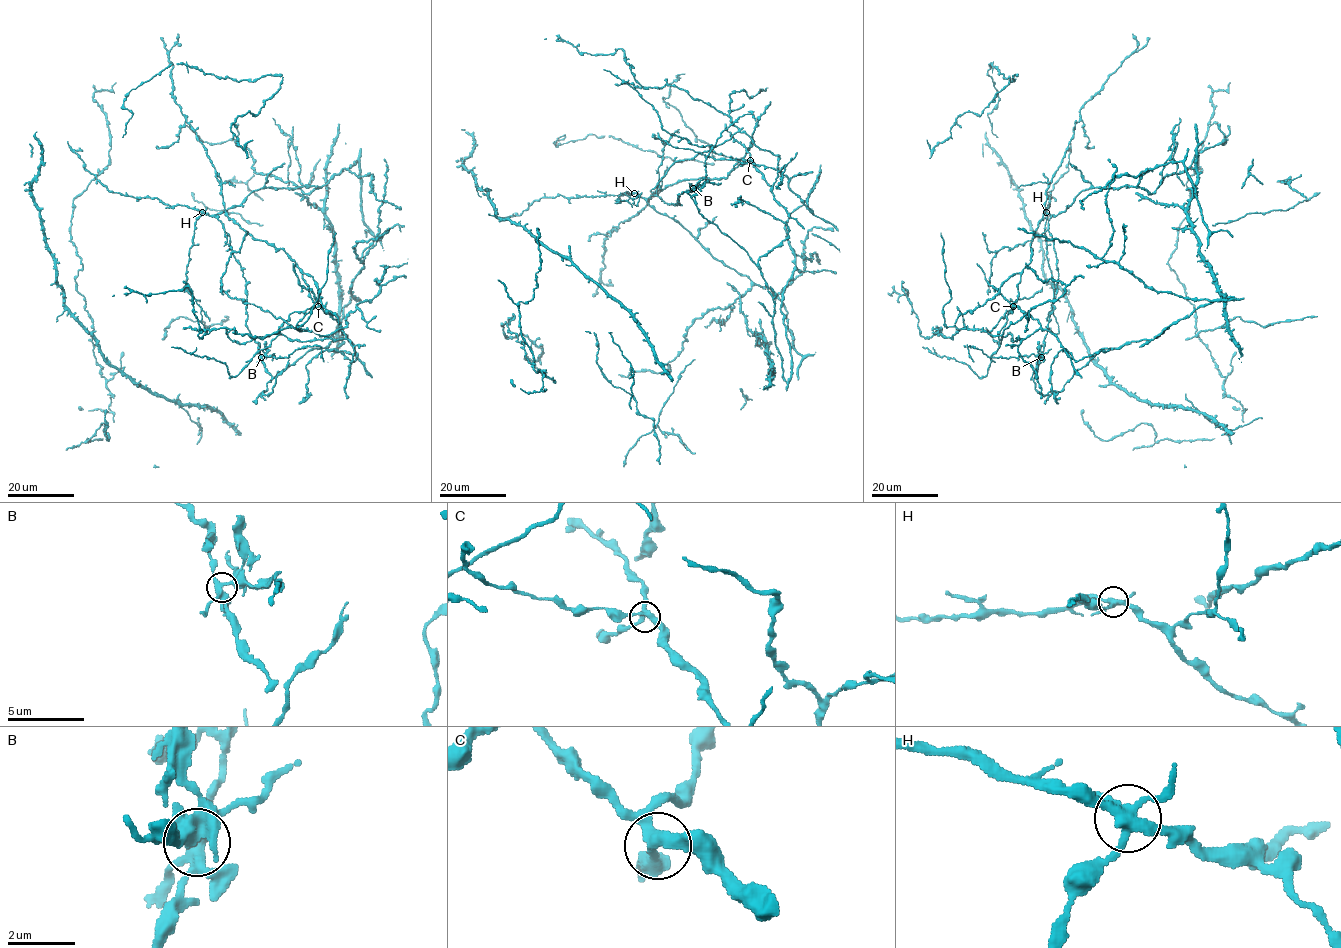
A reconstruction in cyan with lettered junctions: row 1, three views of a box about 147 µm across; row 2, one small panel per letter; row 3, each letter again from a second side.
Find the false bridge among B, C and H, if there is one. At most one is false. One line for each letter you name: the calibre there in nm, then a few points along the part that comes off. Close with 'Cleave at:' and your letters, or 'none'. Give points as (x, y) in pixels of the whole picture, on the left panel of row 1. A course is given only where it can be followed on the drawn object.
H: Thickness 320 nm. Course of the part to remove: (202, 212), (194, 225), (193, 245), (189, 249), (186, 286), (201, 310), (201, 323), (206, 333), (209, 326)
Cleave at: H

